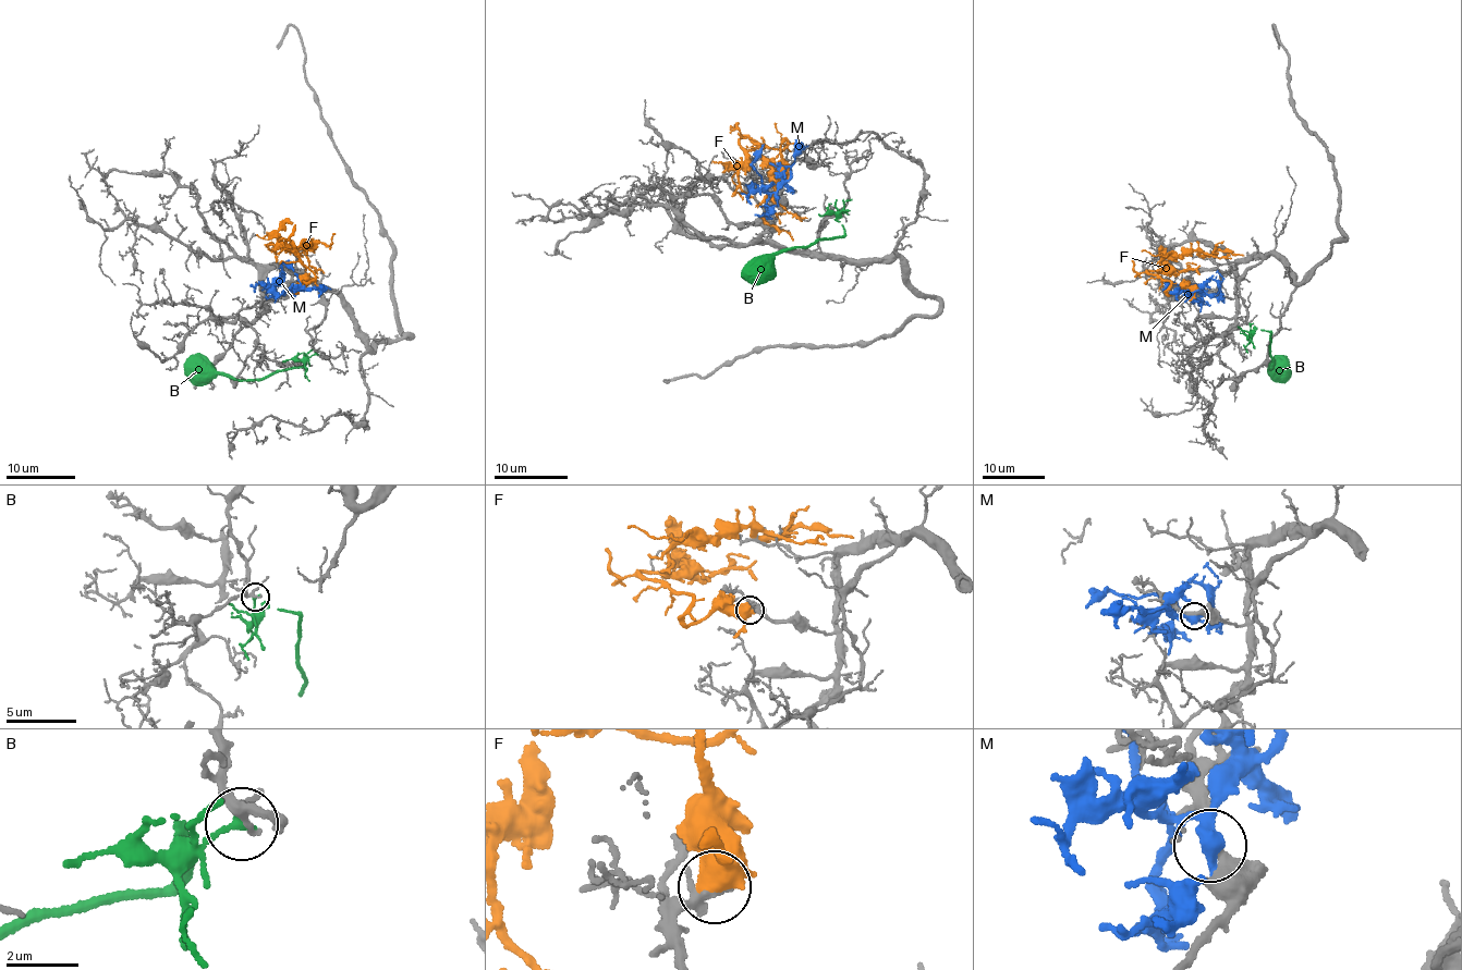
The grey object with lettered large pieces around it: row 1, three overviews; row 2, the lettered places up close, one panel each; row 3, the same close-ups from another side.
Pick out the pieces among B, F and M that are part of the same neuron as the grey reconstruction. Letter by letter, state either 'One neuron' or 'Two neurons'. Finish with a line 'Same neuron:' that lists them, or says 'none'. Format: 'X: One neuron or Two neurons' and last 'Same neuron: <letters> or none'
B: Two neurons
F: Two neurons
M: Two neurons
Same neuron: none

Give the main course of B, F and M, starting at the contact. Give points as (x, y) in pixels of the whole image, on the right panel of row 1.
B: (1251, 323), (1252, 330), (1269, 331), (1268, 352), (1272, 363), (1268, 369), (1275, 364), (1279, 370)
F: (1196, 287), (1183, 285), (1168, 295), (1170, 281), (1147, 271), (1195, 250), (1244, 255)
M: (1211, 295), (1199, 285), (1174, 284), (1162, 291)

